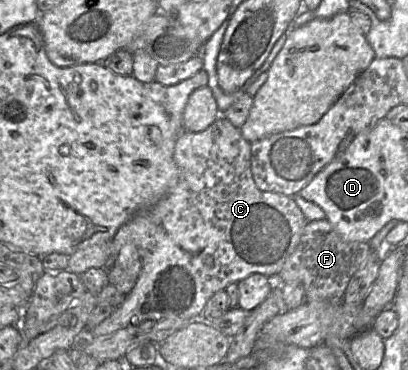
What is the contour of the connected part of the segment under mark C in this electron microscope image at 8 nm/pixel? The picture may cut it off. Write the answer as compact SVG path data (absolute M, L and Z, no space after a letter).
M203 69L174 85L163 85L155 80L144 83L151 99L167 113L172 133L178 136L173 155L178 170L177 181L159 202L137 212L117 230L111 241L112 258L124 245L134 244L139 251L142 269L122 304L100 324L85 331L82 337L111 335L147 320L161 321L173 317L190 321L204 319L201 314L216 292L254 273L267 277L278 276L286 259L299 243L308 220L292 197L262 191L257 187L251 172L251 143L242 136L239 128L219 116L202 132L185 130L183 112L188 98L194 90L207 83L208 74Z

